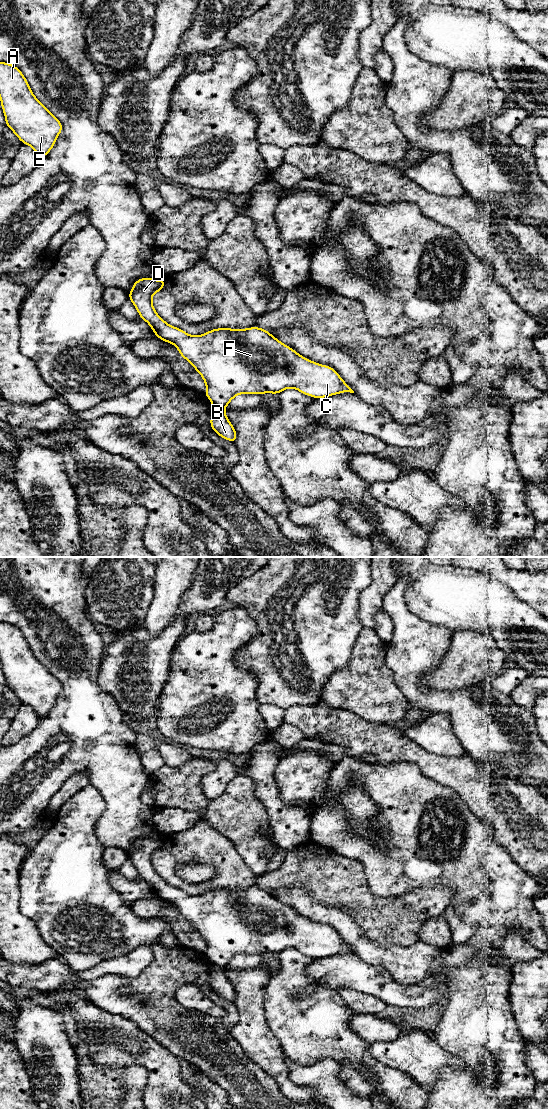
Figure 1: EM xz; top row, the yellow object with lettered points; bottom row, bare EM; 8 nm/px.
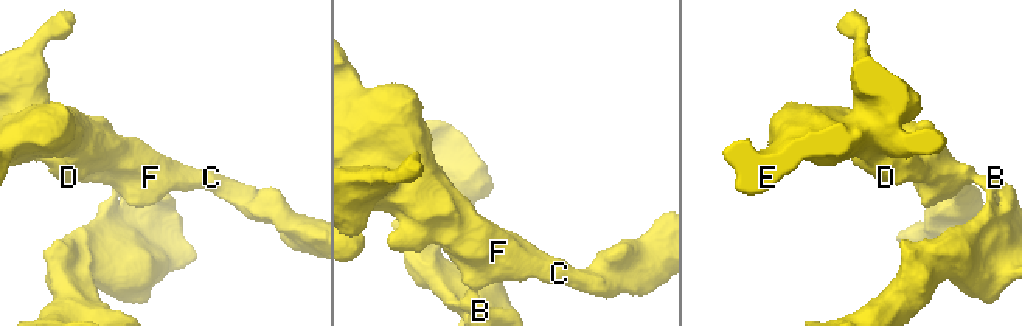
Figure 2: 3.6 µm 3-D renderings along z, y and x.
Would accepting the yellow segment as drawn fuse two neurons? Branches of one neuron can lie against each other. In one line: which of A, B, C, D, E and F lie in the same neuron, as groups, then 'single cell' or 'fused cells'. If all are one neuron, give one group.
A C D E F / B | fused cells

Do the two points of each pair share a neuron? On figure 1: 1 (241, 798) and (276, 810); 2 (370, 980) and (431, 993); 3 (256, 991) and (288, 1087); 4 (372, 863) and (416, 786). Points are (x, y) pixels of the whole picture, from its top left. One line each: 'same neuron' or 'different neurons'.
1: different neurons
2: same neuron
3: same neuron
4: same neuron

